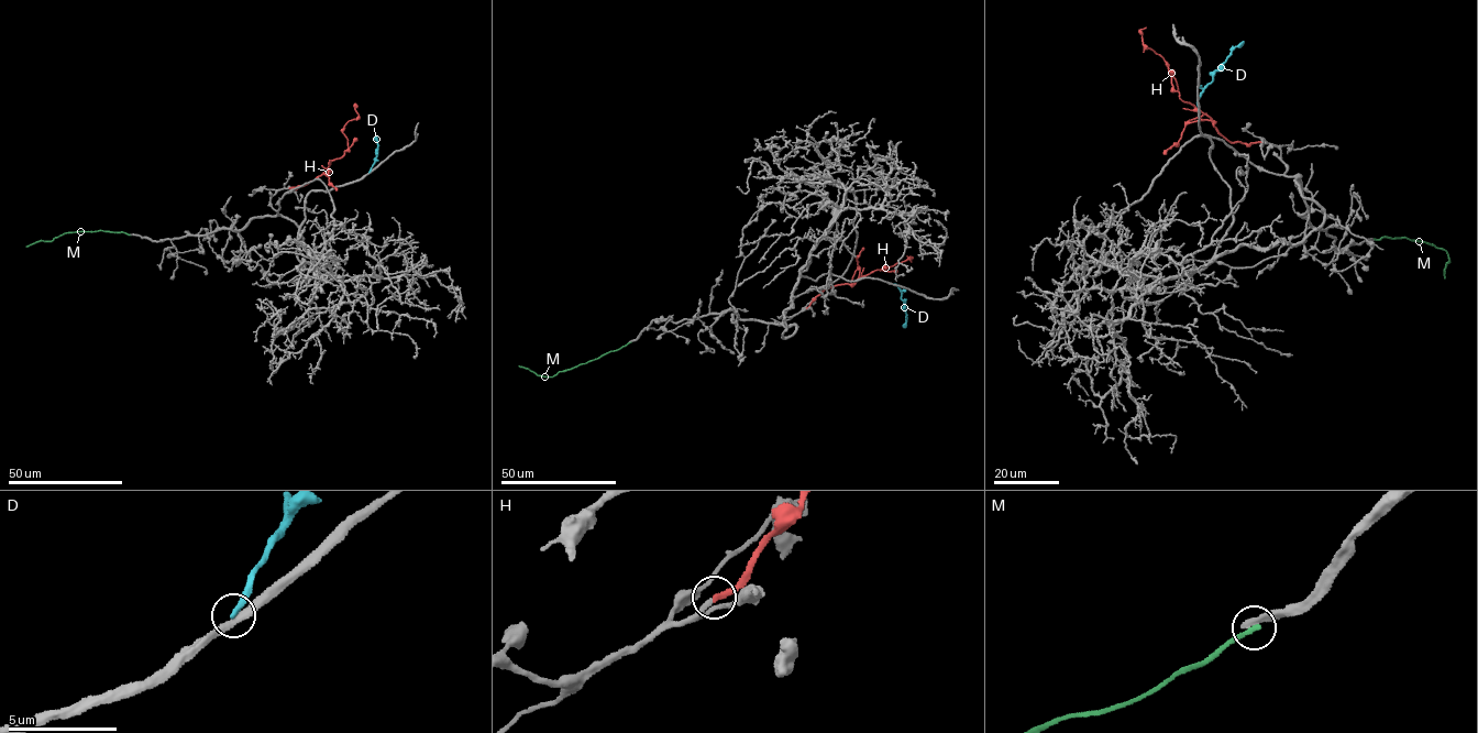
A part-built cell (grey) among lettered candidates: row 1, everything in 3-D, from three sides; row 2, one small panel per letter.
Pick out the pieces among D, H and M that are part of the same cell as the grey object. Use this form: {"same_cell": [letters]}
{"same_cell": ["H"]}

